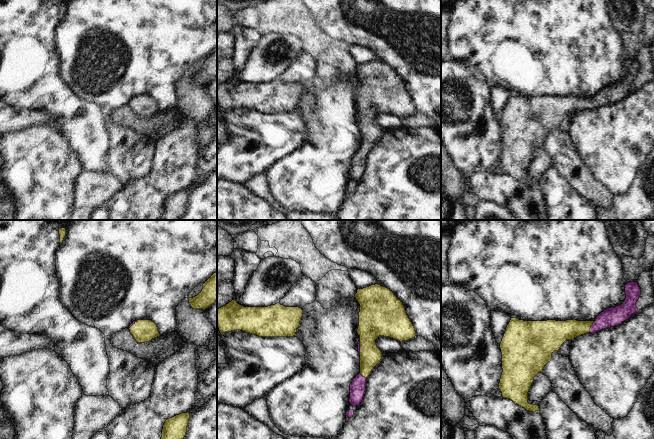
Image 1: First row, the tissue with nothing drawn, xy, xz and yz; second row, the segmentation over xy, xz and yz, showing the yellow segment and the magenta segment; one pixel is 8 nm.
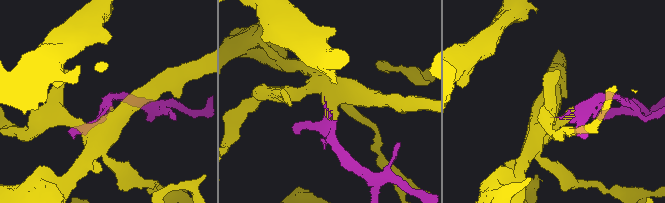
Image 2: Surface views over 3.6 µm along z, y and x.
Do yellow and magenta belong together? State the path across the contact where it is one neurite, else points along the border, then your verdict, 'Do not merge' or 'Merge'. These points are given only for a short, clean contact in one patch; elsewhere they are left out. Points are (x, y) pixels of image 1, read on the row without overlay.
Merge.

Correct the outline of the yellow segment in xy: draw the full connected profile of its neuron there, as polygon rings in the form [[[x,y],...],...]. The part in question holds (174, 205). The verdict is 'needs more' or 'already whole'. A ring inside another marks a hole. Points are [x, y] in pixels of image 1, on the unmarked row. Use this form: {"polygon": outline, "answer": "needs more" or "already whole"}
{"polygon": [[[182,189],[165,197],[162,205],[162,220],[178,220],[186,211],[190,189]]], "answer": "already whole"}

